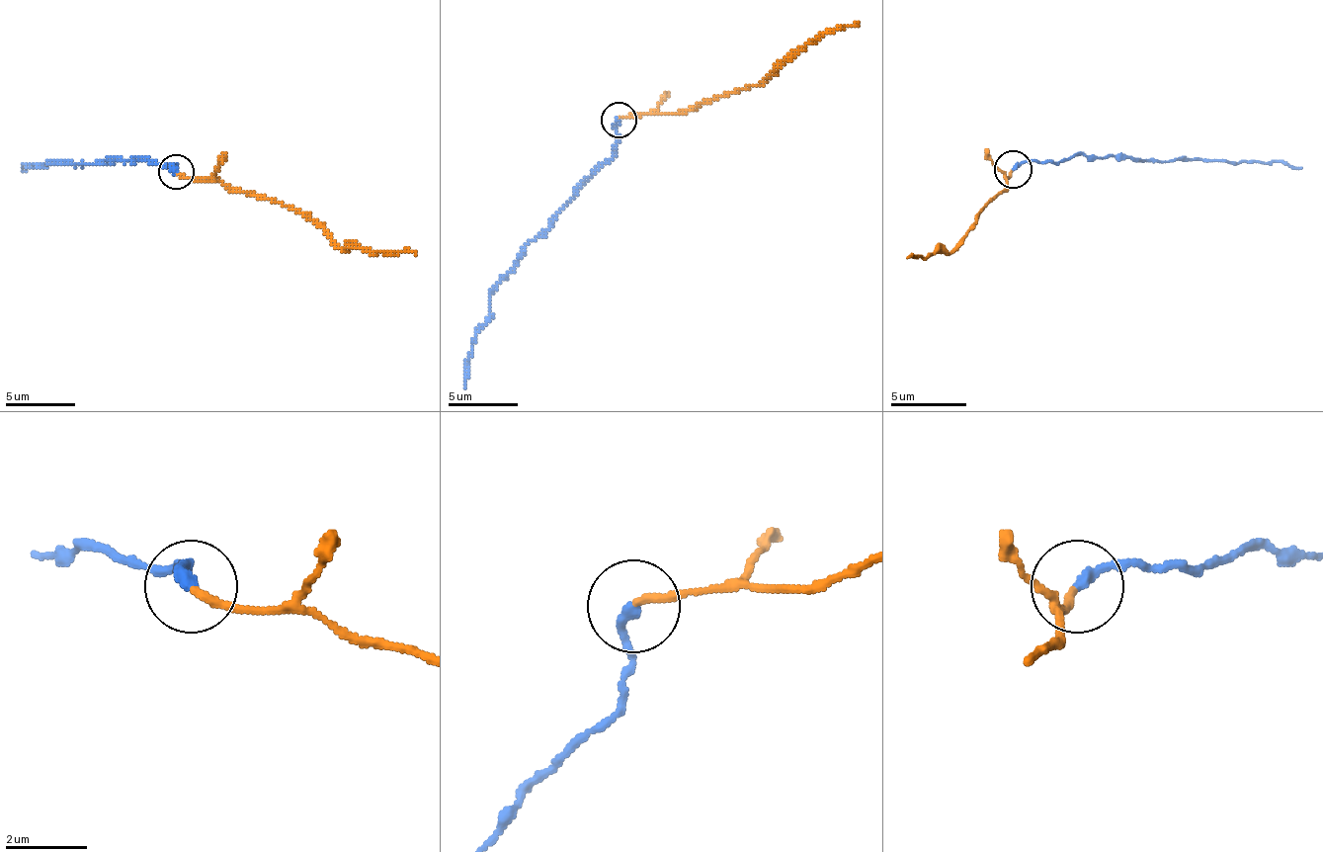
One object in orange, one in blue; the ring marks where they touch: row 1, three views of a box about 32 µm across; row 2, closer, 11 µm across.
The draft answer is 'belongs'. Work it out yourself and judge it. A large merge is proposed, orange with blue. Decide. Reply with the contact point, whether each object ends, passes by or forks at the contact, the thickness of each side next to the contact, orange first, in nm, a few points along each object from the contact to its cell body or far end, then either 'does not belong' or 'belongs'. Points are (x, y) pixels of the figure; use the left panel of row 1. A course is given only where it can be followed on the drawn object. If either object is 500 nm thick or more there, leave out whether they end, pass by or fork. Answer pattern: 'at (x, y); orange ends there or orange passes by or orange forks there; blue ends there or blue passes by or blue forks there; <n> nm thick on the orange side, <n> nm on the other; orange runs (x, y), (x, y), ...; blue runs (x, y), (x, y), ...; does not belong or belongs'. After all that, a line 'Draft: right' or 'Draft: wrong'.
at (176, 172); orange ends there; blue ends there; 190 nm thick on the orange side, 280 nm on the other; orange runs (177, 174), (254, 192), (299, 210), (342, 248), (416, 255); blue runs (177, 171), (173, 164), (138, 160), (30, 164), (22, 171); does not belong
Draft: wrong

